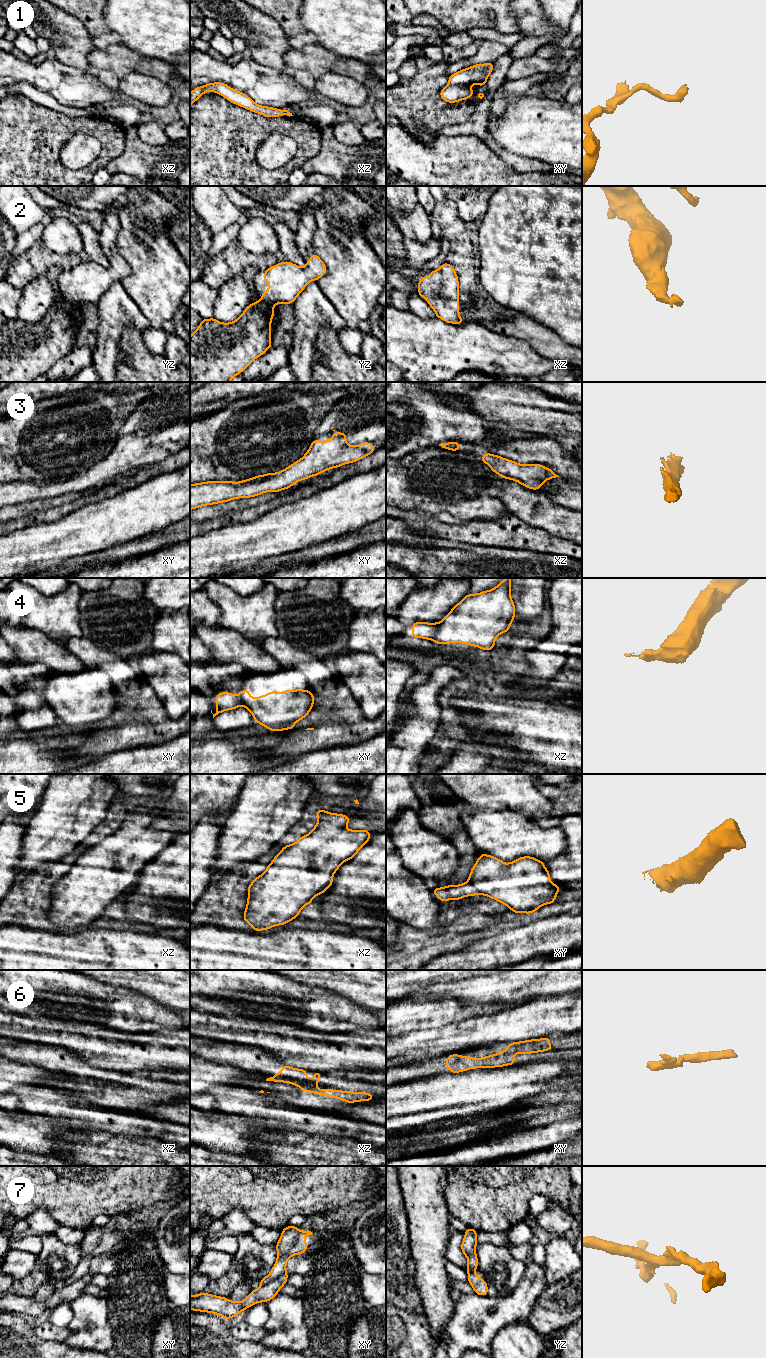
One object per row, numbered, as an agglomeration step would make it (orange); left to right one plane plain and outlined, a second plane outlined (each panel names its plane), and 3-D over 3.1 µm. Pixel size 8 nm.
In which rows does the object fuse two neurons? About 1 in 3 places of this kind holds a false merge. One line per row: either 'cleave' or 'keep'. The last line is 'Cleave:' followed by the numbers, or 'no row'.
1: cleave
2: keep
3: keep
4: cleave
5: keep
6: keep
7: cleave
Cleave: 1, 4, 7

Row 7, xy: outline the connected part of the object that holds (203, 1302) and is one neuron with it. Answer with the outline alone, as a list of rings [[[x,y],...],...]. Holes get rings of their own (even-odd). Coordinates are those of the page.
[[[285,1272],[268,1284],[252,1290],[249,1296],[240,1302],[233,1302],[226,1297],[214,1296],[205,1292],[192,1295],[190,1296],[190,1310],[214,1313],[229,1320],[256,1303],[273,1299],[279,1293],[280,1288],[287,1283],[287,1278],[288,1274]]]

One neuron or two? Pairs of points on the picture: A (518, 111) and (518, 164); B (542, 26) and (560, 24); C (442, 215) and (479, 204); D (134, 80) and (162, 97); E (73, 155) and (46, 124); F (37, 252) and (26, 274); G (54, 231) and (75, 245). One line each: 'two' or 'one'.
A: two
B: two
C: two
D: one
E: two
F: one
G: one

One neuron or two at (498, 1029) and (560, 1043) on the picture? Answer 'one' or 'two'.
two

